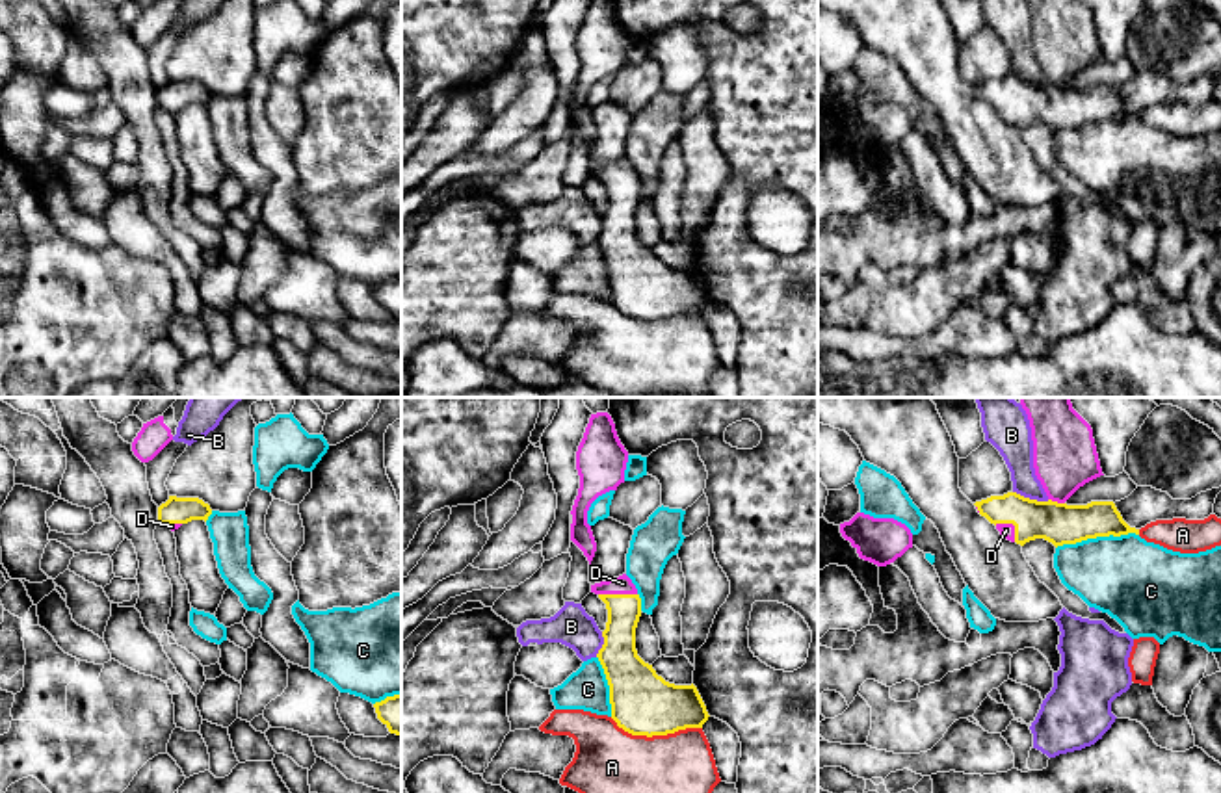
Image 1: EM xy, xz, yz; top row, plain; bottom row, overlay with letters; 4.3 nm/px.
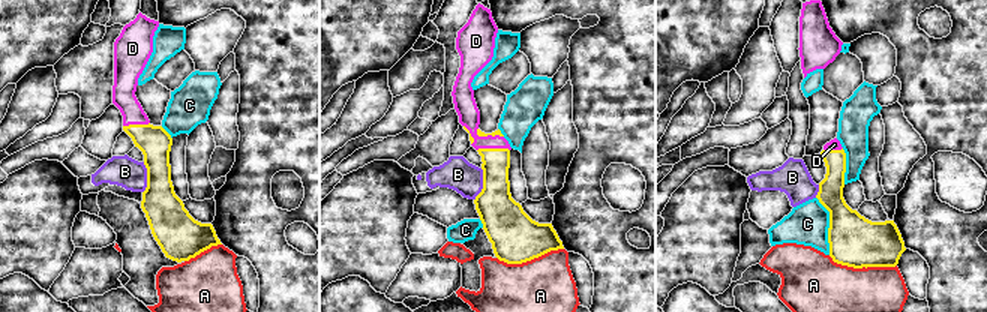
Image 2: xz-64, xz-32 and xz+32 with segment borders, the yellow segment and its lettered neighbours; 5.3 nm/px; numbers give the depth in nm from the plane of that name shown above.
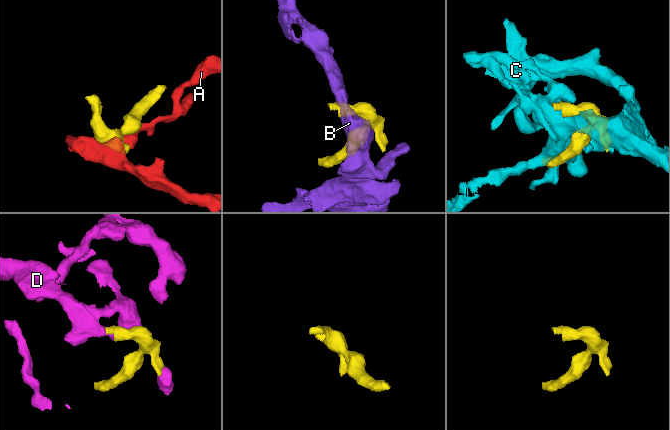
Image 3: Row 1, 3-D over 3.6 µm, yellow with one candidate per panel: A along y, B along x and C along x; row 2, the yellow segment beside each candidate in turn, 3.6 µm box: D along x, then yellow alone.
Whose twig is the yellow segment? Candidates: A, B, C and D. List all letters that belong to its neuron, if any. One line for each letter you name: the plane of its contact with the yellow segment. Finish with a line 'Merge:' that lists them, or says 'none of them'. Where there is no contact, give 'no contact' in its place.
D: meets yellow in xz
Merge: D

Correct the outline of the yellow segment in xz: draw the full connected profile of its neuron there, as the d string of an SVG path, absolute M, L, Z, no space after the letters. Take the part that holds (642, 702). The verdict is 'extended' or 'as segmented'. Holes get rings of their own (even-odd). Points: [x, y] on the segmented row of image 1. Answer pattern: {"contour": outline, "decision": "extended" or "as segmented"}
{"contour": "M619 578L591 585L608 609L604 644L597 657L610 685L611 719L632 735L667 735L702 728L706 706L691 685L675 685L656 674L636 650L641 598L632 579Z", "decision": "extended"}

